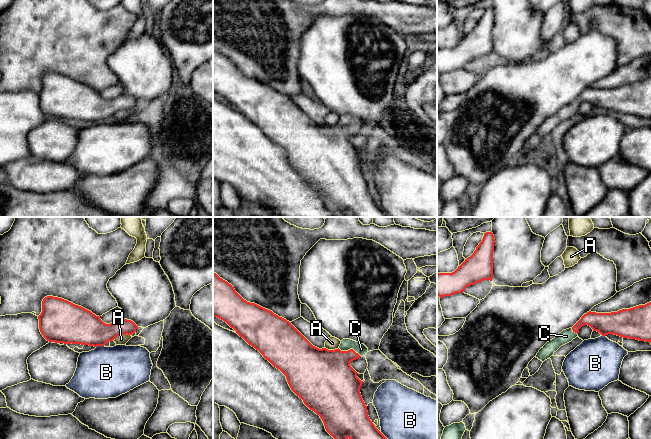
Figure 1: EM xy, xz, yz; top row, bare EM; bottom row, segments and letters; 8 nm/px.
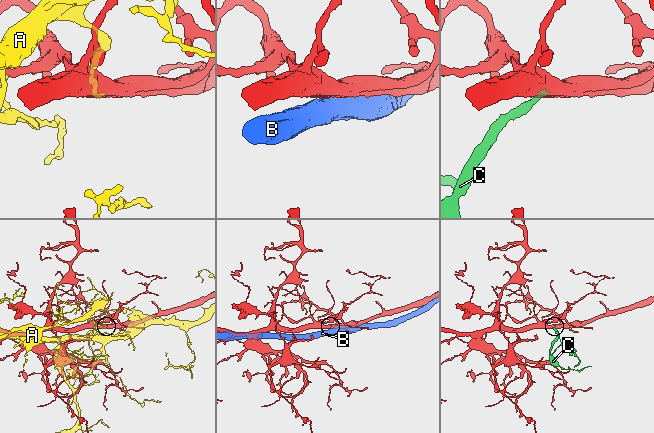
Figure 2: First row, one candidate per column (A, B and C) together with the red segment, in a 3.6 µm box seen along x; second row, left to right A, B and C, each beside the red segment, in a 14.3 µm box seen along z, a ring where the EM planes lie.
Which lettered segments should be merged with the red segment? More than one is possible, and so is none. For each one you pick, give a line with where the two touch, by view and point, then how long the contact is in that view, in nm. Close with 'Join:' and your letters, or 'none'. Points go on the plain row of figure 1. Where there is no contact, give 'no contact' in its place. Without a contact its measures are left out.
C: meets red in xz at (350, 125); contact 200 nm long
Join: C

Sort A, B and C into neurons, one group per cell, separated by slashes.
A / B / C

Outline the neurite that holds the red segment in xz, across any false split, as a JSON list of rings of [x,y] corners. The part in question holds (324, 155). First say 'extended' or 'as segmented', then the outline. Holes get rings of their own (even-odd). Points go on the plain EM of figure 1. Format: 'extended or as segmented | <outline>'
extended | [[[213,48],[213,94],[226,98],[249,121],[258,126],[274,143],[279,145],[287,155],[291,166],[303,176],[304,180],[322,195],[326,207],[336,217],[388,217],[375,203],[368,192],[360,164],[363,160],[350,139],[368,128],[368,124],[351,115],[343,115],[338,125],[319,125],[313,122],[292,100],[272,87],[255,79],[244,76],[227,57]]]

